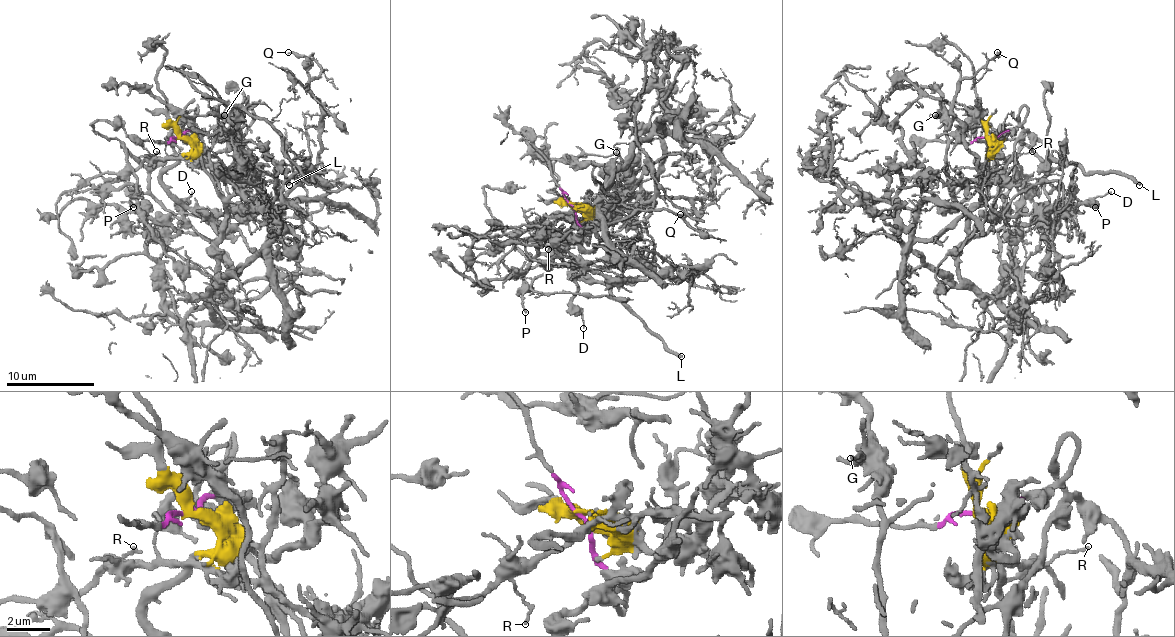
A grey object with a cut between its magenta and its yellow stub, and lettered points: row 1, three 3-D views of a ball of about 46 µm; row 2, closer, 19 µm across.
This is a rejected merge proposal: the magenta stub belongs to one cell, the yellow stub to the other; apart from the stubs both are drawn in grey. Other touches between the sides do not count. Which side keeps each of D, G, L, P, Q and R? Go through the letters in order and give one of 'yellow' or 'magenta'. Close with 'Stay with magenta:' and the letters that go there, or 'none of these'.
D: magenta
G: yellow
L: magenta
P: magenta
Q: yellow
R: yellow
Stay with magenta: D, L, P

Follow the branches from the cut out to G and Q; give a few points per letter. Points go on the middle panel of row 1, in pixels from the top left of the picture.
G: (574, 204), (631, 204), (635, 199), (640, 182), (629, 171), (583, 164), (576, 158), (611, 155), (616, 151)
Q: (574, 204), (708, 195), (712, 168), (701, 177), (712, 199), (697, 212), (679, 214)

